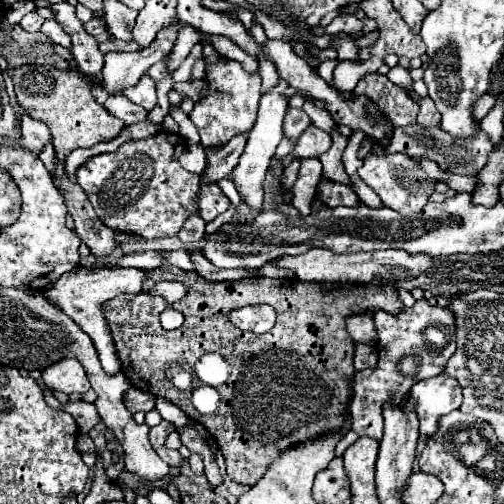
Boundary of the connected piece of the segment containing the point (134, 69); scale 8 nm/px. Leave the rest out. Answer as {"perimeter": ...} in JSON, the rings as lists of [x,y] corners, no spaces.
{"perimeter":[[[180,24],[174,26],[174,30],[166,30],[162,38],[150,50],[140,52],[108,52],[104,54],[104,68],[102,68],[102,82],[104,90],[108,94],[124,94],[126,88],[132,88],[138,84],[138,80],[146,74],[146,70],[160,62],[174,46],[176,32]]]}

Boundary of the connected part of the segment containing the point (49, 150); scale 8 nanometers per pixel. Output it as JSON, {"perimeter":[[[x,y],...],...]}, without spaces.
{"perimeter":[[[52,144],[50,146],[46,146],[44,150],[42,150],[42,154],[40,154],[40,160],[44,162],[44,166],[52,172],[52,174],[56,174],[56,154],[54,154],[54,148],[52,148]]]}

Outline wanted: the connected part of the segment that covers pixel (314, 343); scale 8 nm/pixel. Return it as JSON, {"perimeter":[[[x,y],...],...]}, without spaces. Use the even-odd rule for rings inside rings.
{"perimeter":[[[162,264],[156,270],[148,270],[148,278],[140,294],[120,294],[106,302],[106,318],[110,322],[110,332],[114,336],[114,344],[118,350],[118,358],[122,362],[122,372],[130,378],[132,386],[150,392],[156,398],[166,398],[184,410],[192,420],[200,422],[210,436],[216,440],[222,456],[226,458],[228,476],[240,484],[254,486],[268,466],[288,448],[304,444],[308,440],[334,434],[344,428],[344,422],[350,420],[350,400],[352,400],[352,382],[354,382],[354,340],[346,332],[344,318],[348,314],[362,314],[366,310],[390,310],[398,314],[404,304],[398,300],[396,288],[374,280],[370,284],[308,284],[296,278],[280,280],[280,278],[242,278],[234,282],[206,282],[198,272],[184,272],[176,266]],[[160,282],[182,282],[186,286],[186,296],[174,304],[166,304],[162,296],[152,296],[150,290]],[[248,304],[270,304],[276,310],[276,326],[266,334],[242,332],[234,324],[230,324],[228,314],[238,306]],[[172,306],[184,314],[184,324],[176,330],[164,330],[160,326],[160,312]],[[206,352],[218,352],[232,368],[230,378],[218,386],[222,396],[220,406],[214,414],[200,414],[192,404],[192,390],[178,390],[170,382],[168,370],[194,370],[198,356]]]}

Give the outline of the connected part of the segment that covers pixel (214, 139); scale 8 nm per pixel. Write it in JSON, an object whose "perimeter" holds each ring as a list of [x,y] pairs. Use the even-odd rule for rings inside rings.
{"perimeter":[[[220,60],[218,66],[206,66],[206,82],[210,84],[208,98],[194,104],[190,112],[190,120],[196,124],[202,144],[206,148],[228,144],[234,134],[248,132],[256,122],[256,110],[260,102],[262,78],[258,72],[248,74],[238,62],[234,60]]]}

